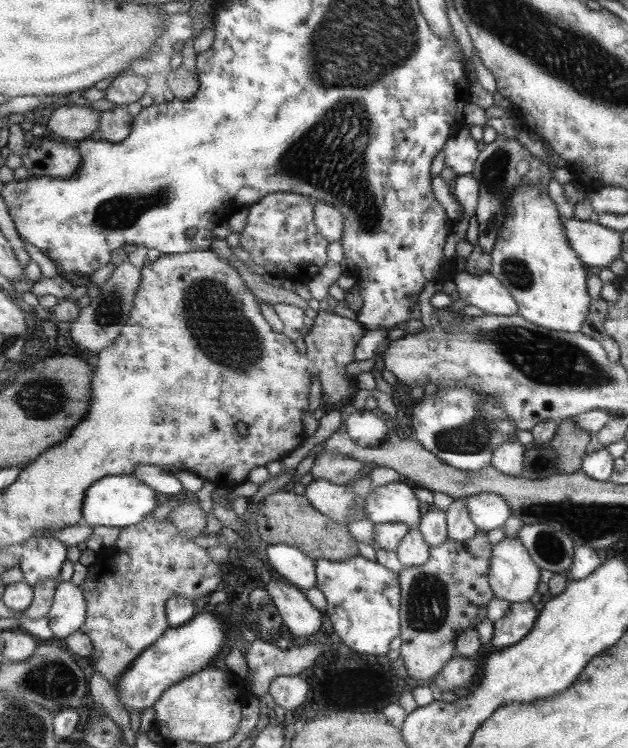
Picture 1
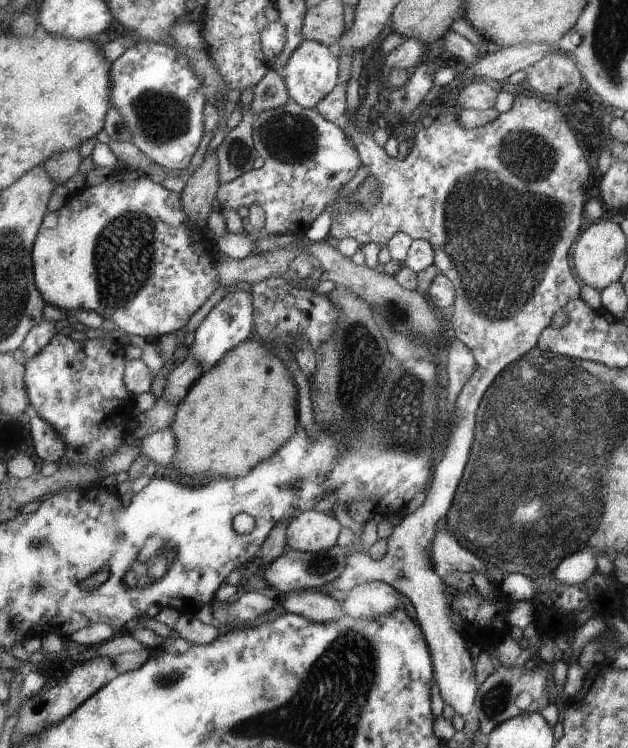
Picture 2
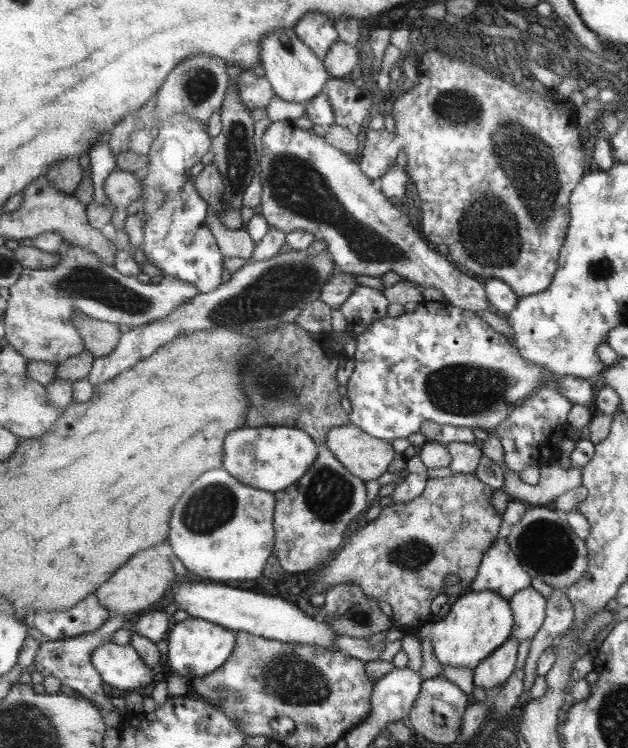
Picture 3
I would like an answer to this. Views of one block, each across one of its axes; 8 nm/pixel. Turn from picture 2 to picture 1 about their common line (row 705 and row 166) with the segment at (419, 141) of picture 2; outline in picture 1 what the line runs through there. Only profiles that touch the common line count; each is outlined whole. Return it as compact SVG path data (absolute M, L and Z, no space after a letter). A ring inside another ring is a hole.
M464 126L457 129L447 138L444 146L444 163L456 176L469 174L477 158L477 144Z

